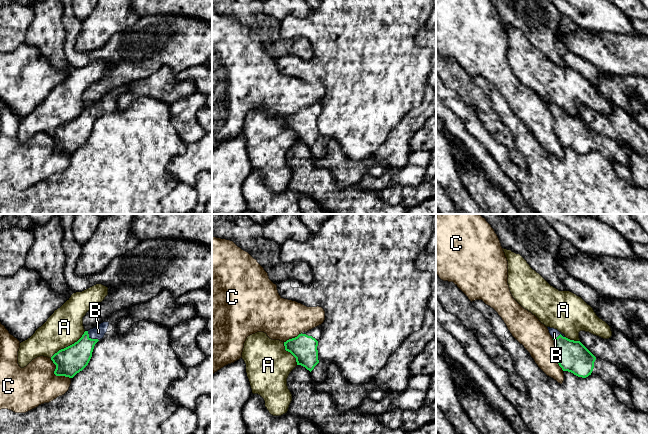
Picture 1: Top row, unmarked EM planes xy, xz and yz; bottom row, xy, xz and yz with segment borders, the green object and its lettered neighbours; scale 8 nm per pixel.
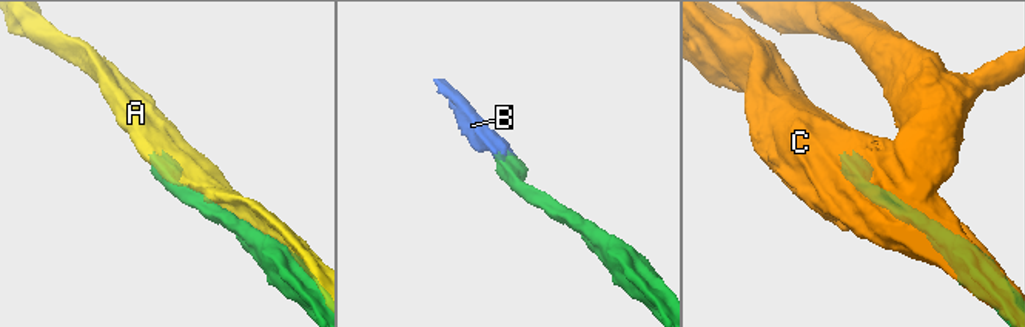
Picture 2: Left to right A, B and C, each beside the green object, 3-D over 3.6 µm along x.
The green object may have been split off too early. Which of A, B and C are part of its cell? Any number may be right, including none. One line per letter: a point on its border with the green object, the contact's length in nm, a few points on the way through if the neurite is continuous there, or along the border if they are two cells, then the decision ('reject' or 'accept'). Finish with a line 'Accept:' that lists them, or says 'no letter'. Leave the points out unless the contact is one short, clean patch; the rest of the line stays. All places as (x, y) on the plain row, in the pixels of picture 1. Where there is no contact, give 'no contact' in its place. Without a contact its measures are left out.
A: xy (68, 122) | 360 nm | reject
B: xy (90, 114) | 120 nm | across xy (69, 137), (90, 114), (98, 108) | accept
C: xy (55, 150) | 240 nm | reject
Accept: B

